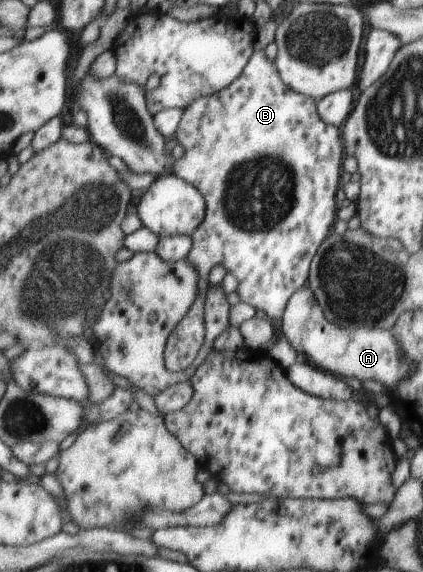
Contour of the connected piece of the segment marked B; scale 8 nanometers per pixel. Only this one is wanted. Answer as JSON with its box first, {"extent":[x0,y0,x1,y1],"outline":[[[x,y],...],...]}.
{"extent":[166,49,344,373],"outline":[[[261,49],[252,56],[252,60],[249,61],[248,68],[245,69],[241,78],[238,78],[231,86],[217,94],[197,99],[184,110],[185,114],[180,124],[178,138],[186,151],[184,152],[184,157],[176,162],[174,172],[178,177],[193,183],[196,187],[200,187],[208,202],[208,217],[192,236],[194,238],[194,247],[188,258],[196,266],[196,269],[200,271],[200,297],[197,297],[191,312],[177,327],[176,332],[172,334],[171,340],[168,342],[166,362],[170,371],[180,373],[189,370],[204,347],[206,341],[206,326],[204,325],[206,322],[206,302],[210,291],[209,278],[211,278],[211,272],[217,266],[224,266],[227,273],[230,272],[238,279],[240,285],[237,292],[243,302],[252,305],[257,310],[263,310],[271,319],[284,318],[290,301],[305,286],[307,276],[311,276],[313,254],[317,252],[321,242],[324,242],[327,236],[330,235],[329,230],[331,230],[333,220],[335,220],[335,192],[339,188],[341,154],[343,154],[344,147],[341,146],[341,134],[339,134],[337,127],[326,123],[320,117],[320,114],[317,114],[317,109],[313,98],[302,95],[285,82],[276,61],[271,60],[267,56],[267,52]]]}

